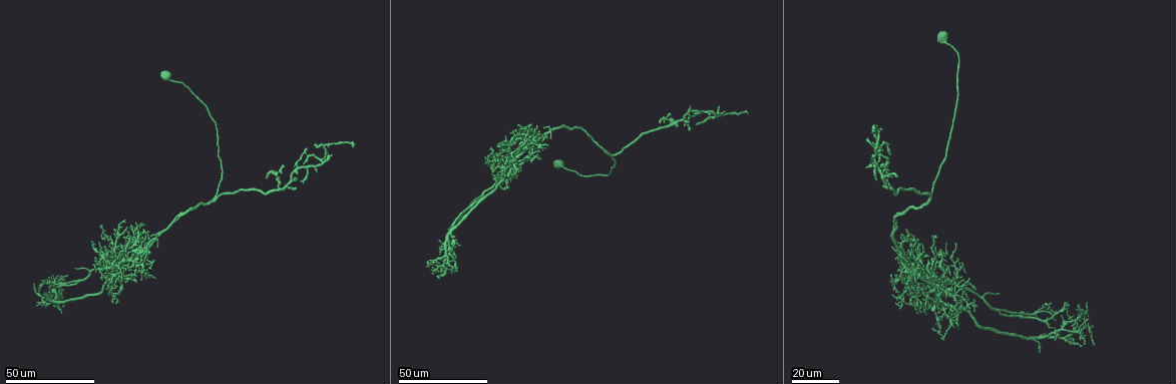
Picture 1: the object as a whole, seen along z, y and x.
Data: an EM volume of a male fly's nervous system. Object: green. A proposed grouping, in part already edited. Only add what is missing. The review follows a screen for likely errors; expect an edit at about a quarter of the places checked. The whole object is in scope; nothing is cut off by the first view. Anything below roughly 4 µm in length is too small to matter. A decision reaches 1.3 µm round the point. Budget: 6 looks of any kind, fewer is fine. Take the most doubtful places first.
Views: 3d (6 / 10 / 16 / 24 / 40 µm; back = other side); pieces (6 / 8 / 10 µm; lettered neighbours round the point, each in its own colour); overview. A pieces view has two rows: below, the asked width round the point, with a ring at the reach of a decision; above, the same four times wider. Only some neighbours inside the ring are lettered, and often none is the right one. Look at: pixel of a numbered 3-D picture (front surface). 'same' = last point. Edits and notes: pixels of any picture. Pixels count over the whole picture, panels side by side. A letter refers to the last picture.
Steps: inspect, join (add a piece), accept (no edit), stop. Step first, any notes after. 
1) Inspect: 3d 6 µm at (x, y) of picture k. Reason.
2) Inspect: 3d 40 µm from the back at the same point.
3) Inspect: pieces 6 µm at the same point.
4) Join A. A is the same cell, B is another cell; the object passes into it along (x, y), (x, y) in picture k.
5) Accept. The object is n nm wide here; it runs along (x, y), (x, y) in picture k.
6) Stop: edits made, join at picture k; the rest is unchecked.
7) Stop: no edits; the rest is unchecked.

Inspect: 3d 40 µm at (304, 163) of picture 1.

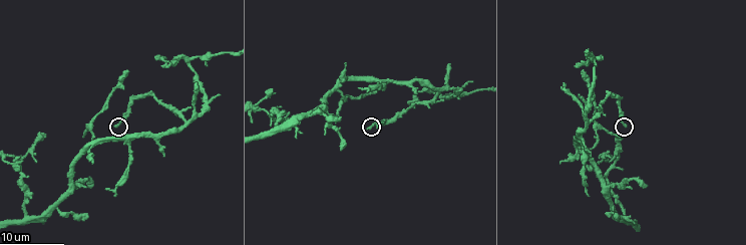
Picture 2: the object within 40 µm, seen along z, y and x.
Inspect: pieces 10 µm at (625, 126) of picture 2.

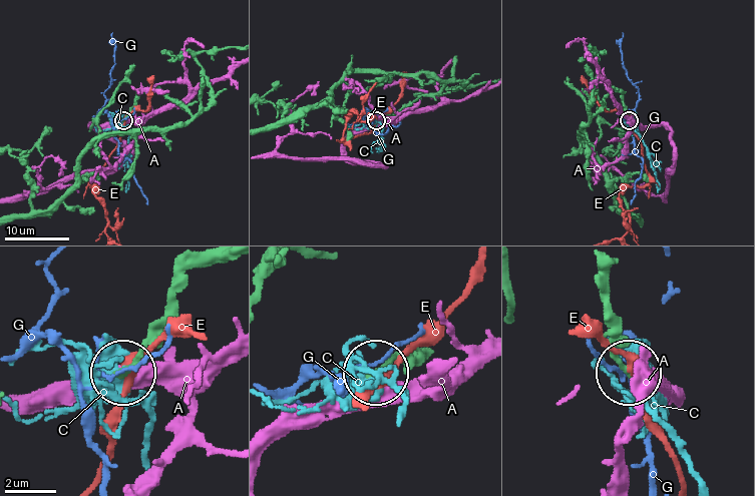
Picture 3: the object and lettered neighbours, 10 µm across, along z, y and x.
Accept. A, C, E and G are other cells; none of them fits.

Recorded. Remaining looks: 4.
Inspect: 3d 24 µm at (130, 237) of picture 1.

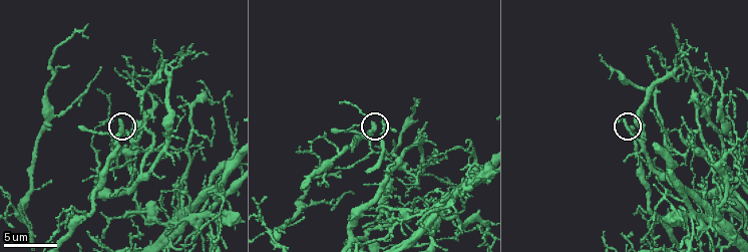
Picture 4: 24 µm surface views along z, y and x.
Inspect: pieces 8 µm at (624, 121) of picture 4.

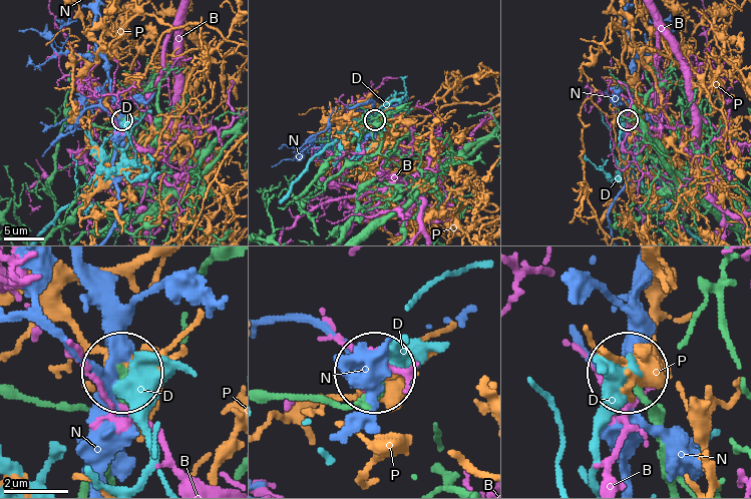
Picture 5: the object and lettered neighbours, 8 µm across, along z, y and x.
Accept. B, D, N and P are other cells; none of them fits.

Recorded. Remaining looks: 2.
Inspect: 3d 16 µm at (565, 82) of picture 2. An open end.

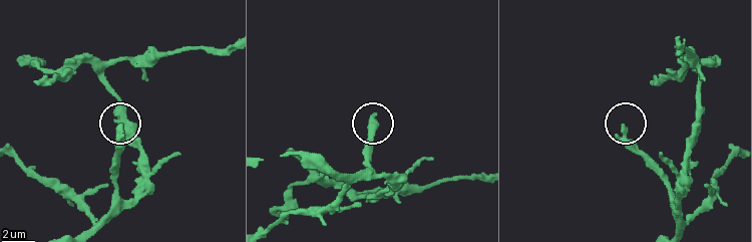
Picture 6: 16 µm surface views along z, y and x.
Inspect: pieces 10 µm at (623, 126) of picture 6. What lies round it.

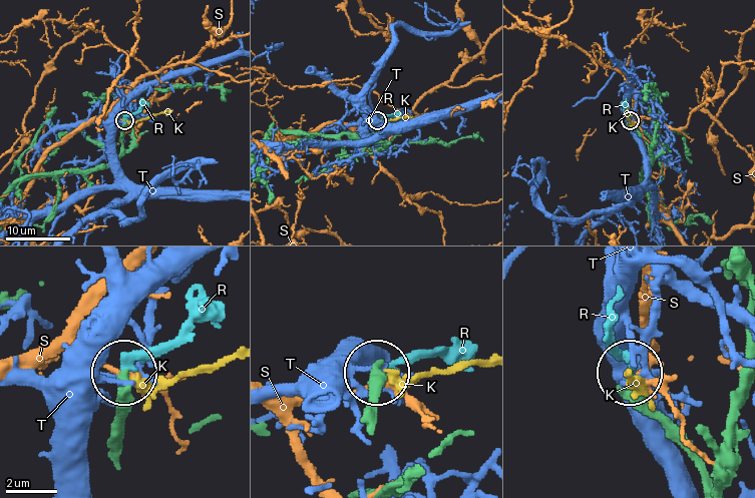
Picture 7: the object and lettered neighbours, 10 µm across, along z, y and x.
Join R. The object is 280 nm wide here; R is the same cell, K, S and T are other cells; the object passes into it along (112, 436), (123, 370), (144, 363), (170, 342), (201, 286) in picture 7; it goes on there.

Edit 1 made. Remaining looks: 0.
Stop: edits made, join at picture 7; the rest is unchecked.

